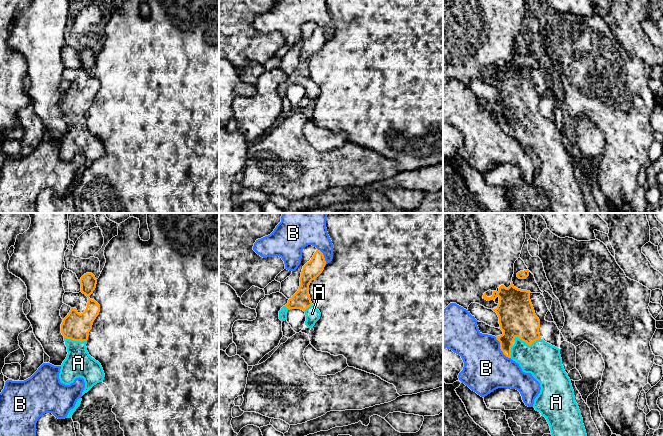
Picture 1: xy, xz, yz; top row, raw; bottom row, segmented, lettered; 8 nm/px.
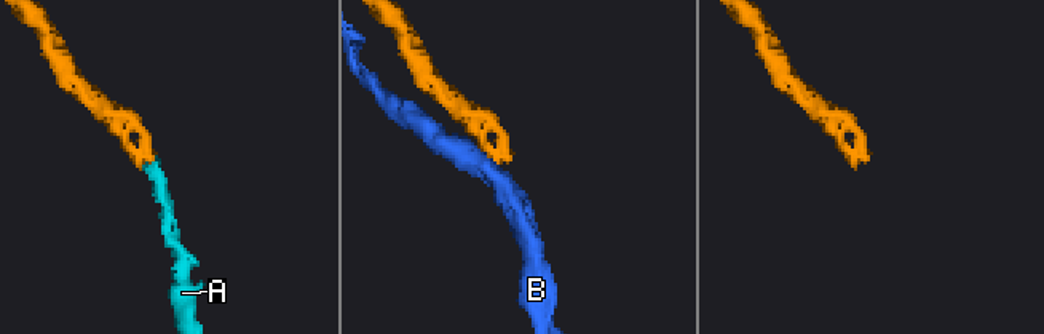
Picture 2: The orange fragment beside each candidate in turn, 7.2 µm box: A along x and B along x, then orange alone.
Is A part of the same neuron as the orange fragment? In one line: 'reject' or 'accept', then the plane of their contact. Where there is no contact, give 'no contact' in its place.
accept | yz

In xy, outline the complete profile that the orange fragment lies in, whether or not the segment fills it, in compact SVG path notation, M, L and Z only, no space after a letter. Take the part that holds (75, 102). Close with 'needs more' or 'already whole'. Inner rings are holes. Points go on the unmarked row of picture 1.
M86 49L81 53L80 60L81 68L88 73L88 79L81 90L76 84L71 84L61 100L68 130L61 141L59 155L61 159L70 161L76 154L83 154L83 172L94 161L102 158L105 150L101 140L89 131L86 123L89 108L100 88L100 81L89 74L96 64L97 55L92 49Z | needs more

